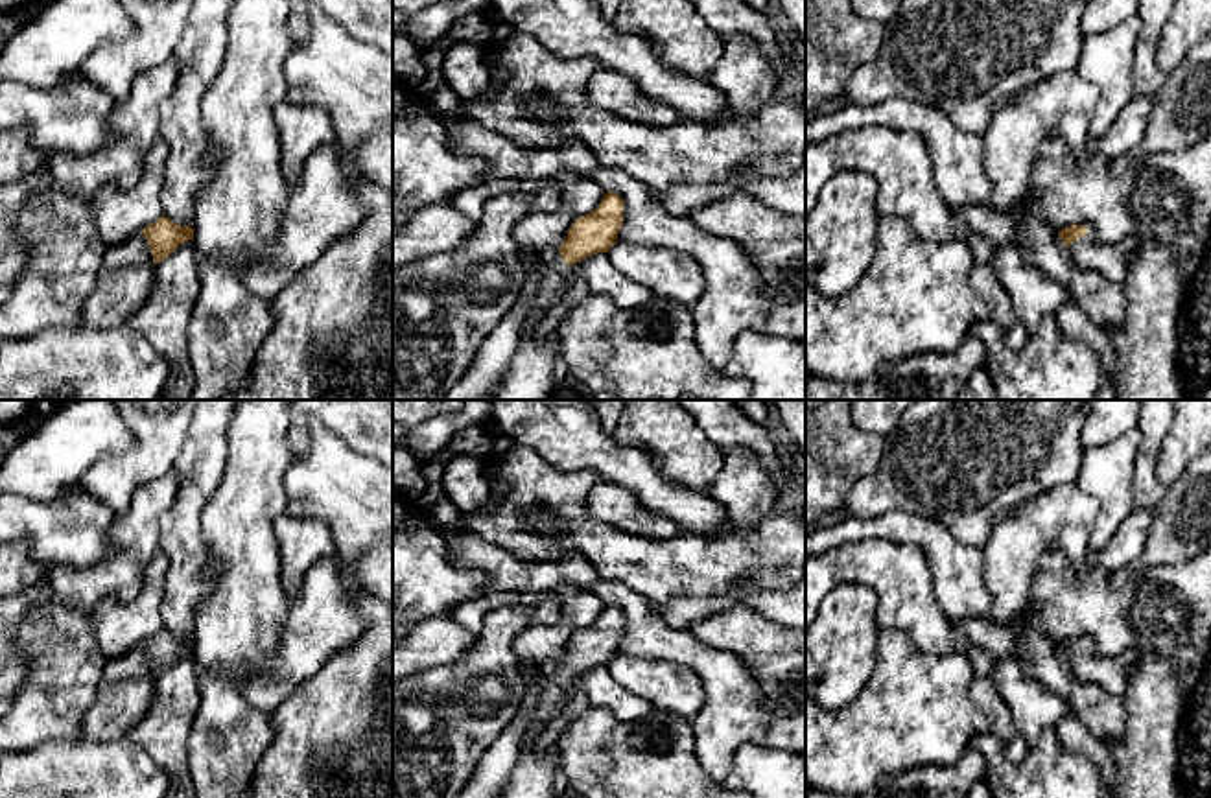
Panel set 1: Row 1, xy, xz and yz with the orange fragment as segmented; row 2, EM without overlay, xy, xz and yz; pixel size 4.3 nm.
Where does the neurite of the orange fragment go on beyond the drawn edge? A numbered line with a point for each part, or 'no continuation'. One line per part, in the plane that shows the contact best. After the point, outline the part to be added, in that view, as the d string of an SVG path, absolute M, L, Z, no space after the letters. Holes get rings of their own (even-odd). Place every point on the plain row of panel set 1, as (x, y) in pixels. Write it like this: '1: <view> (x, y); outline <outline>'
1: xy (133, 664); outline M142 645L122 656L107 658L105 662L105 680L109 682L129 680L146 675L153 675L153 667Z

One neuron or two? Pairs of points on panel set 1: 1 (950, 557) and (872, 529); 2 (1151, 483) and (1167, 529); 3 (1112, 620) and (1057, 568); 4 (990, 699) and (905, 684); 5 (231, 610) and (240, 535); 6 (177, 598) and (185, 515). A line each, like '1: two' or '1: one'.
1: one
2: two
3: one
4: two
5: one
6: one

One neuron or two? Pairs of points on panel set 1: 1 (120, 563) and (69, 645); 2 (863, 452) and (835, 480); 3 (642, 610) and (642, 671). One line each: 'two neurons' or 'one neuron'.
1: one neuron
2: one neuron
3: two neurons

